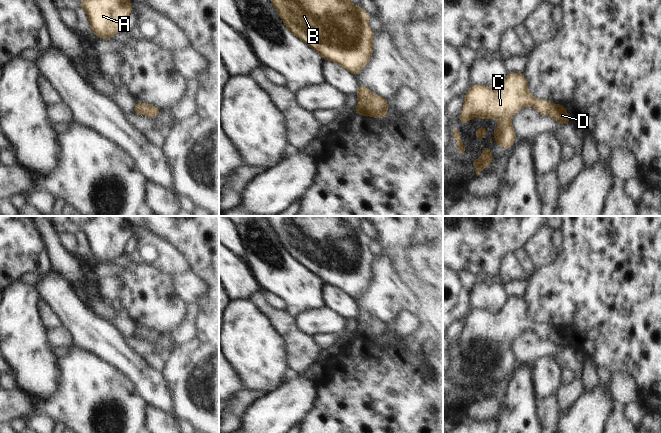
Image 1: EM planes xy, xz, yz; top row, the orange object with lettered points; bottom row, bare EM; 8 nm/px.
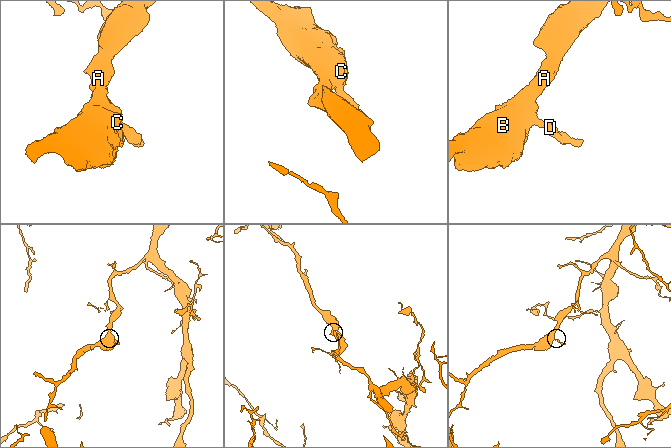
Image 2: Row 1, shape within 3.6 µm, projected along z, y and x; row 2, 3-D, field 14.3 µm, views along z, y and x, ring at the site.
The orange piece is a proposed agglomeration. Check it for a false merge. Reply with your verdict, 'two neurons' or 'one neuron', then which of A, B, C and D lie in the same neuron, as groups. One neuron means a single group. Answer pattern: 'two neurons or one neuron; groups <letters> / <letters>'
one neuron; groups A B C D

